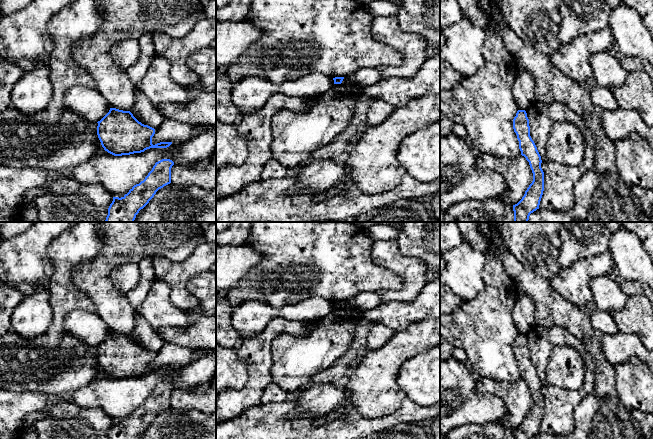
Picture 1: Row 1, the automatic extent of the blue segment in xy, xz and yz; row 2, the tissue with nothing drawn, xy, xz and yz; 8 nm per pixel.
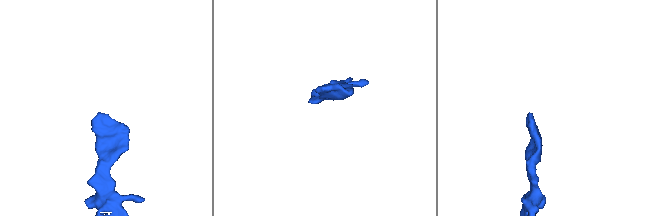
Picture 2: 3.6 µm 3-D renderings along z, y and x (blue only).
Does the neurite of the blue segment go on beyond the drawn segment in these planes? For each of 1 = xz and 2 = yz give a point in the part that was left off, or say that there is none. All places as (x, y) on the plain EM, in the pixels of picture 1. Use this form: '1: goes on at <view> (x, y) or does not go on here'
1: does not go on here
2: does not go on here

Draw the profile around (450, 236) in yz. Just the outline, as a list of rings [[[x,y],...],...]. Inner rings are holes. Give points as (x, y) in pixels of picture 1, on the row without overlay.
[[[440,222],[440,251],[458,247],[462,242],[461,233],[453,222]]]

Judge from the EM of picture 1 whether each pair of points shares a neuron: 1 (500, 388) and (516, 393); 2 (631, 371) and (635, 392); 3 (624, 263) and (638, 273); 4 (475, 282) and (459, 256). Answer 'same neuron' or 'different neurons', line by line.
1: same neuron
2: same neuron
3: same neuron
4: same neuron

